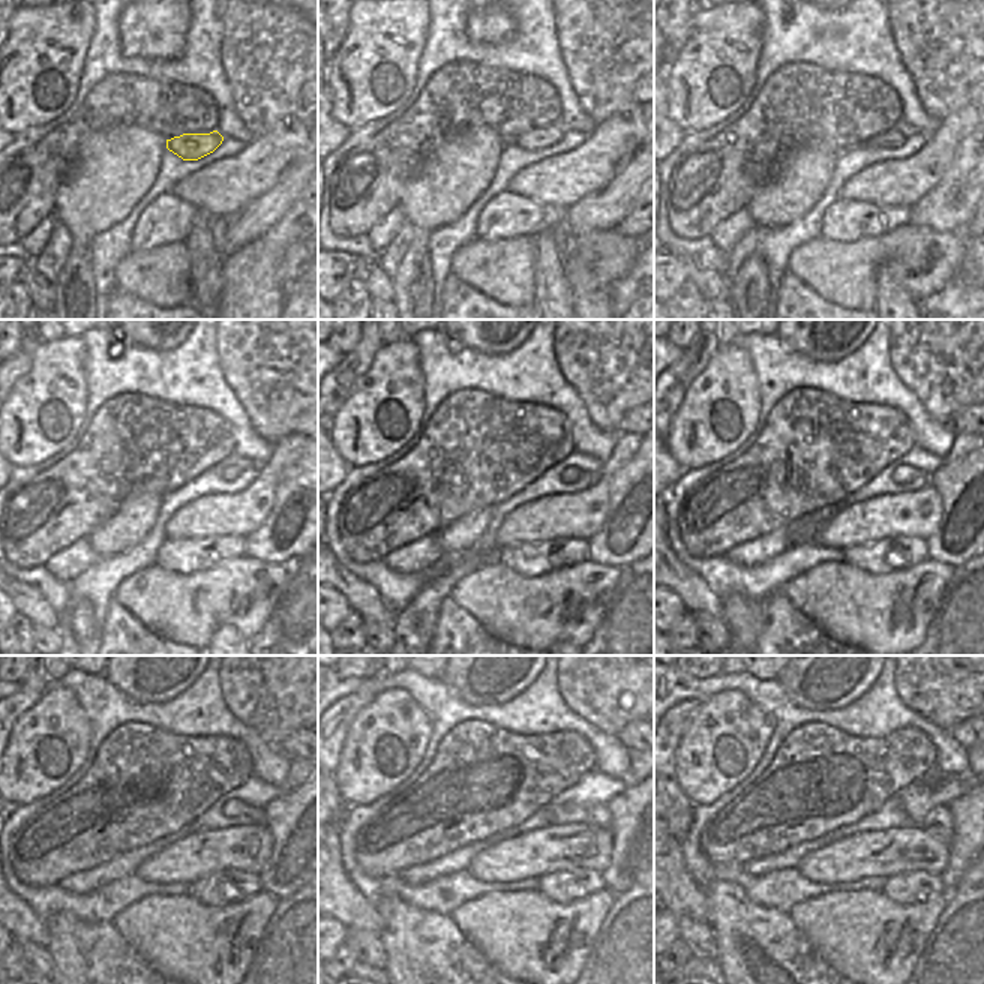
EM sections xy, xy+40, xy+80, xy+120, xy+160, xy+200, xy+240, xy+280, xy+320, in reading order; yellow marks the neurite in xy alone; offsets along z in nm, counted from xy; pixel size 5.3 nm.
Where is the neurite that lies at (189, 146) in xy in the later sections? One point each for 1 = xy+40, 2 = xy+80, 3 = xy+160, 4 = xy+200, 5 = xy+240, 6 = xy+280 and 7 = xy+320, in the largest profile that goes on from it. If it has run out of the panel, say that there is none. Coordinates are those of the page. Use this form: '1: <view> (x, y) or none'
1: xy+40 (542, 138)
2: xy+80 (891, 138)
3: xy+160 (567, 476)
4: xy+200 (903, 474)
5: xy+240 (233, 809)
6: xy+280 (599, 816)
7: xy+320 (938, 822)

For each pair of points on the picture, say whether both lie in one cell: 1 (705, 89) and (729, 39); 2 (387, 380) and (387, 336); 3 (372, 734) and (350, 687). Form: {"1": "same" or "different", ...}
{"1": "same", "2": "different", "3": "different"}

